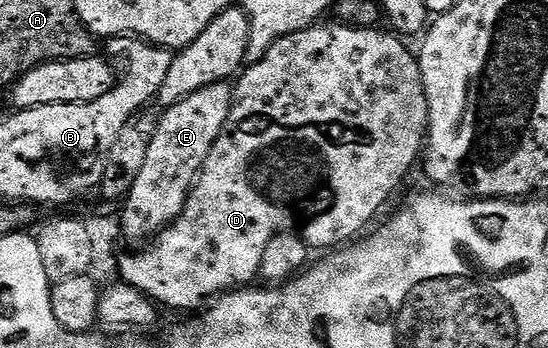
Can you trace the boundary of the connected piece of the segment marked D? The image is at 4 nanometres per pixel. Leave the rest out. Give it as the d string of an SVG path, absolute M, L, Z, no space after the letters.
M318 22L312 28L304 28L295 34L287 34L283 38L279 38L271 46L271 50L267 50L267 54L263 54L263 58L259 62L248 65L240 73L233 90L234 101L231 114L227 118L215 146L211 146L211 154L205 159L205 165L201 168L193 187L189 189L189 197L185 199L181 215L168 228L163 228L157 233L155 242L142 247L145 248L142 252L137 252L134 256L122 255L120 257L120 279L148 296L162 309L164 307L182 308L185 312L191 311L192 308L201 310L214 298L224 293L252 285L258 279L261 271L263 250L267 250L267 242L271 242L271 238L280 236L282 232L299 230L301 239L313 250L317 250L317 248L333 250L352 241L358 235L356 232L388 202L389 195L396 190L397 183L412 170L413 163L416 160L418 163L423 152L423 145L427 140L429 127L427 94L421 81L421 66L418 57L414 53L412 56L408 46L405 45L408 43L404 39L398 38L392 31L380 32L380 27L377 26L358 28L344 22L325 23Z

